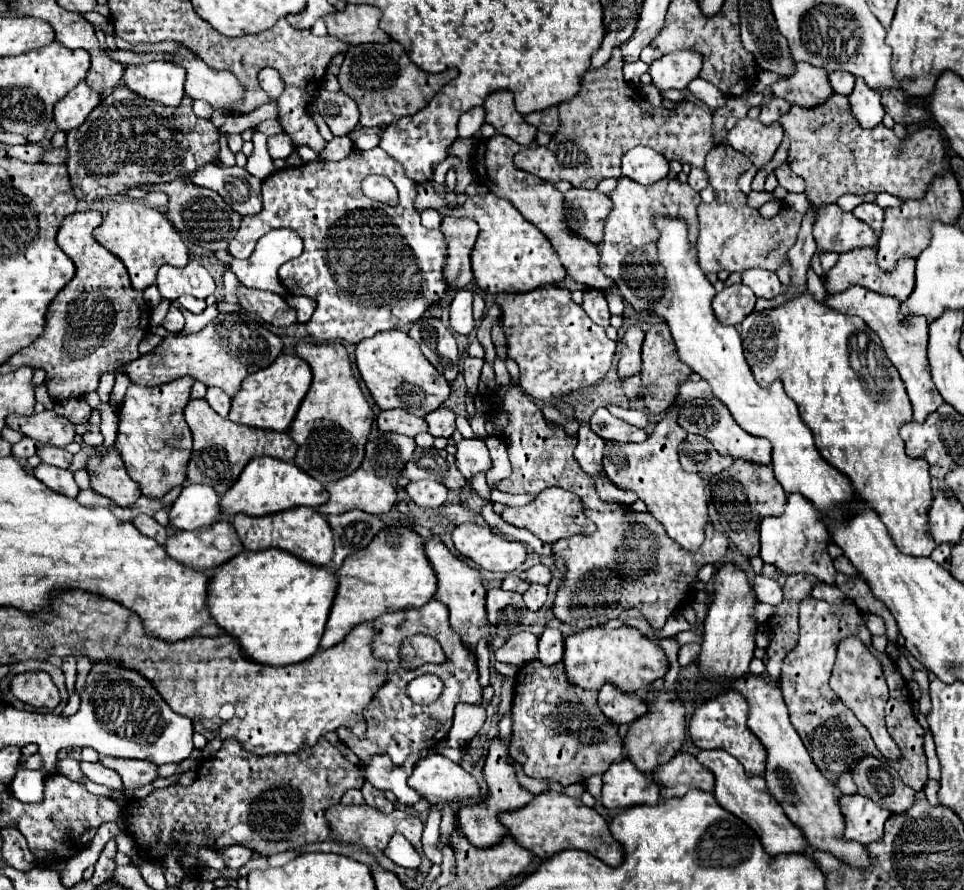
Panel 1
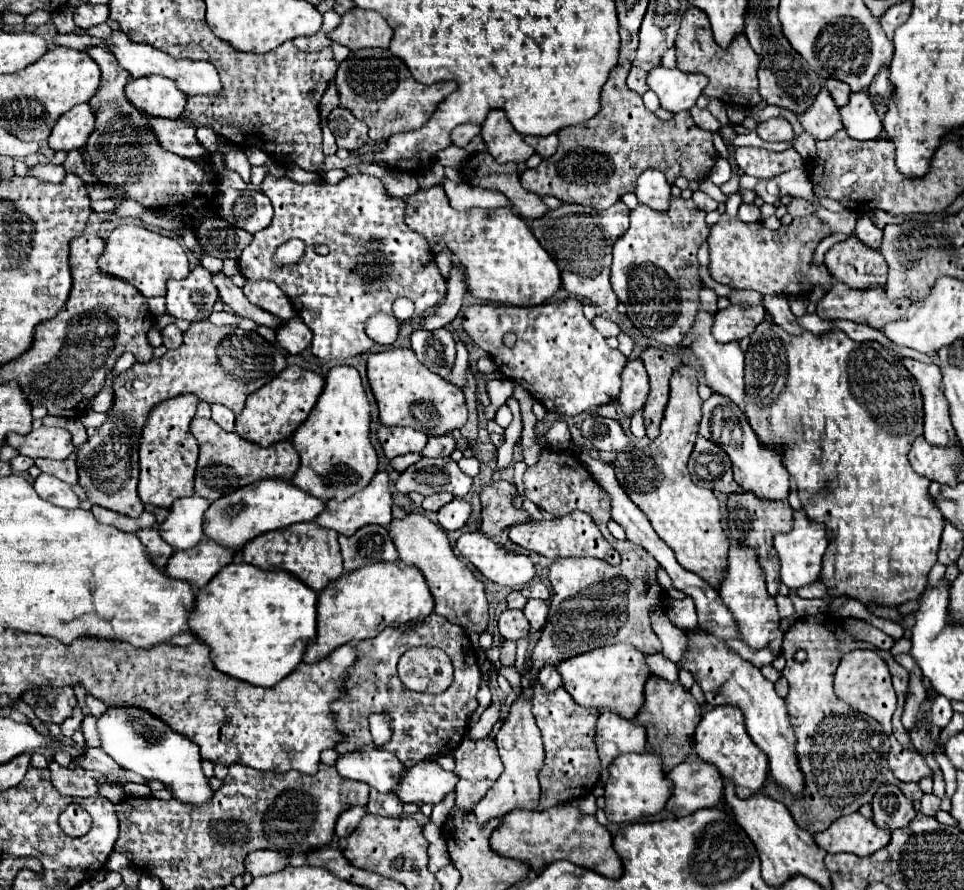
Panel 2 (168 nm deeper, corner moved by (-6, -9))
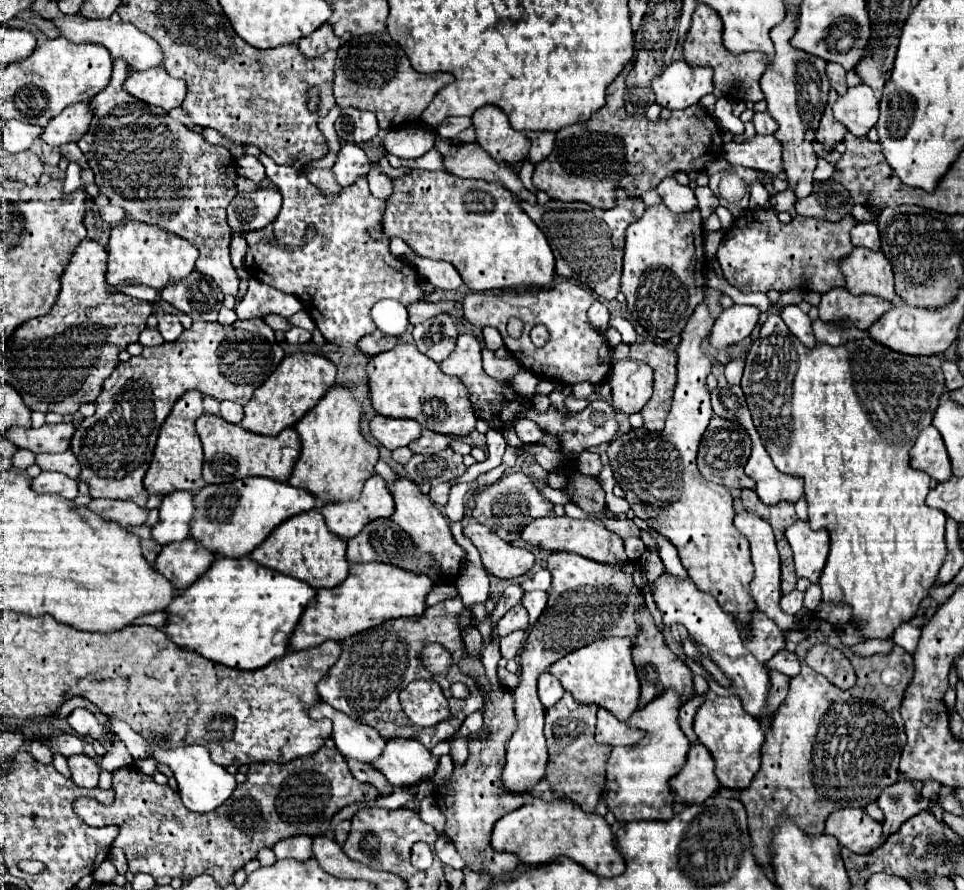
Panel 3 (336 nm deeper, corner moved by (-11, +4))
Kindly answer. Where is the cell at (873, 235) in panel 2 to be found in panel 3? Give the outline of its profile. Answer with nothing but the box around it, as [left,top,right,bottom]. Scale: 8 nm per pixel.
[851,223,881,249]

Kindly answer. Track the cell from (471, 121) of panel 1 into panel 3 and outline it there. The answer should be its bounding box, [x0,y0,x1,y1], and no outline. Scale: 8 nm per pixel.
[437,117,471,139]

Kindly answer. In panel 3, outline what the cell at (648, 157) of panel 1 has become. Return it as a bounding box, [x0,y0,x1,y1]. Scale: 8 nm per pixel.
[657,177,697,213]

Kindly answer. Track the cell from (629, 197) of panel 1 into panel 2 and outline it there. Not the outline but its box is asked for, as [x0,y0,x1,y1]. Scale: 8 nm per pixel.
[612,198,708,346]

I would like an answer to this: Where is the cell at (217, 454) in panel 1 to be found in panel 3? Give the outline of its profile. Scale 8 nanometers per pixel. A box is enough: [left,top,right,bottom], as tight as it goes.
[197,413,301,483]

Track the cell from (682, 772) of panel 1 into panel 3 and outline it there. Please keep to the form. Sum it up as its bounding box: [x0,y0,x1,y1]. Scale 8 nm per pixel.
[669,745,721,803]

